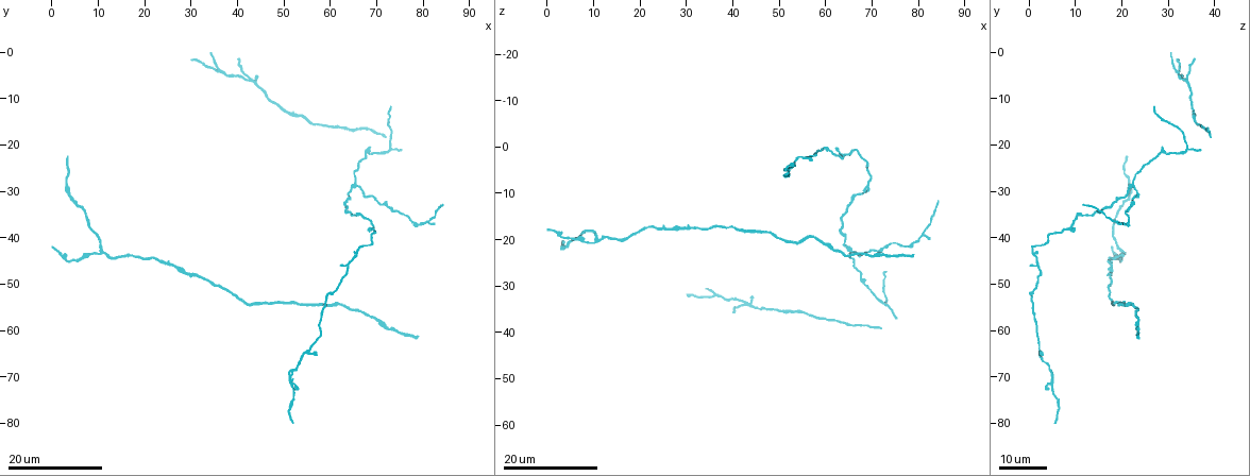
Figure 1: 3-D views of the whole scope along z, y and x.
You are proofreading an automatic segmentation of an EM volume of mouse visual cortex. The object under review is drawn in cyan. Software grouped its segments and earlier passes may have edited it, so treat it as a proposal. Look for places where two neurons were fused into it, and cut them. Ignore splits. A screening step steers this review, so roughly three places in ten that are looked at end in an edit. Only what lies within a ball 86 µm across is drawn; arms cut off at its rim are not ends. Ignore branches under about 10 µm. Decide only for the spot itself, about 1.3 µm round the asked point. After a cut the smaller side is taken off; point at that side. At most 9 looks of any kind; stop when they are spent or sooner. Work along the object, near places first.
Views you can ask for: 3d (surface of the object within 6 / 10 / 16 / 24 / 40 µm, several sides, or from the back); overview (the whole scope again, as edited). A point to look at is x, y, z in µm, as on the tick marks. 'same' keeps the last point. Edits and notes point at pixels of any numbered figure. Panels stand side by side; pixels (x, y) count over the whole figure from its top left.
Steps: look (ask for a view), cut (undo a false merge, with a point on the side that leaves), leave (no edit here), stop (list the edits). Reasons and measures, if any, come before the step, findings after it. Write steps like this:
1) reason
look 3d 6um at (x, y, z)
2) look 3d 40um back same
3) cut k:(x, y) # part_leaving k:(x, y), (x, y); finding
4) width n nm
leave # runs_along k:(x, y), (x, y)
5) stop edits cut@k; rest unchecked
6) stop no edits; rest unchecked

three-way junction
look 3d 24um at (65.0, 29.0, 22.5)

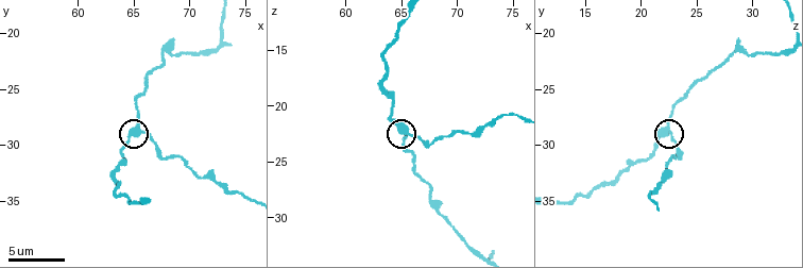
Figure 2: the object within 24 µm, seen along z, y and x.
zoom in
look 3d 6um at (65.6, 29.0, 22.2)

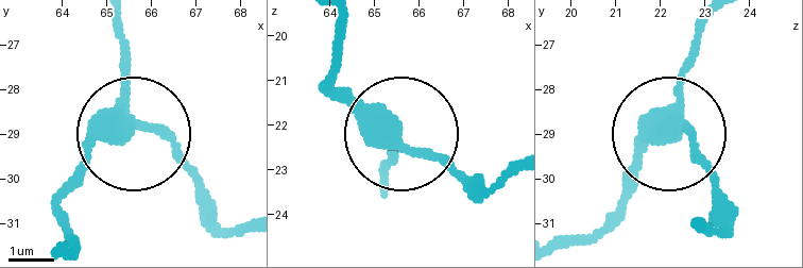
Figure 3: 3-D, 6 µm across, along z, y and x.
width 320 nm
leave # one neuron here

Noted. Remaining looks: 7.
look 3d 24um at (48.5, 11.0, 35.0)

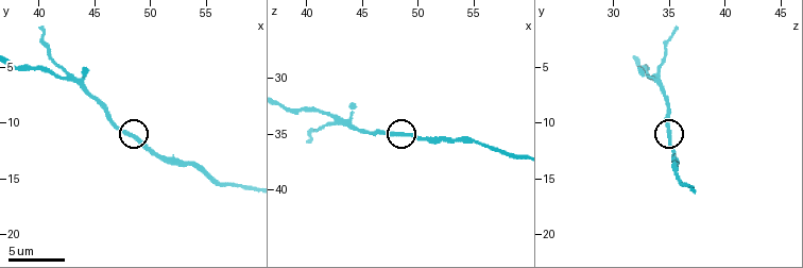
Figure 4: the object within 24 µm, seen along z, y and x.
zoom in
look 3d 10um at (48.8, 11.4, 35.2)

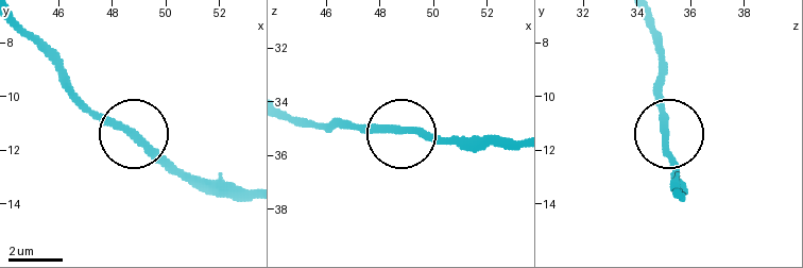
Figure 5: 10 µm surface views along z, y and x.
look 3d 6um at (48.9, 11.6, 35.1)

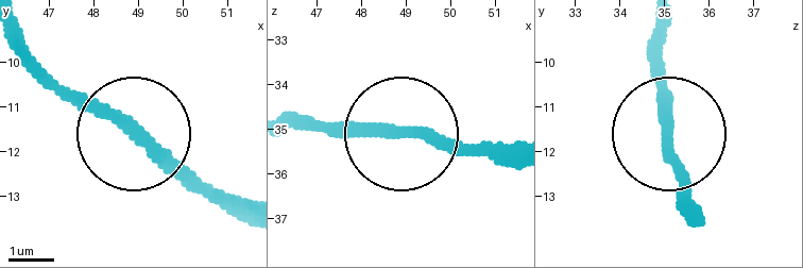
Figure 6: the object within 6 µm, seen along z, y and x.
leave # runs_along 6:(241, 218), (150, 141), (82, 111), (29, 65); one neuron here

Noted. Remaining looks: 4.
thick turns thin
look 3d 10um at (40.8, 5.2, 32.6)

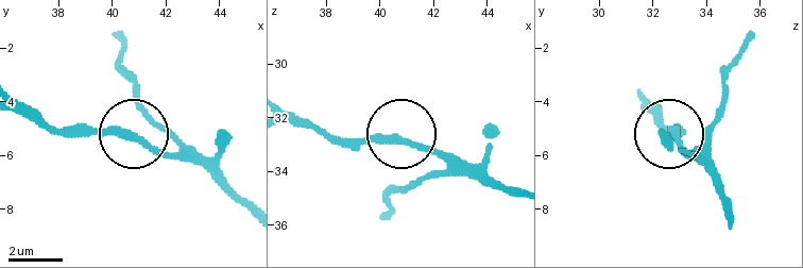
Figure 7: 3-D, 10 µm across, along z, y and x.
look 3d 10um back at (40.7, 5.3, 32.8)

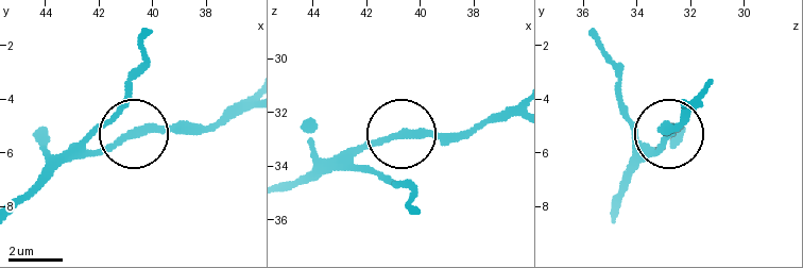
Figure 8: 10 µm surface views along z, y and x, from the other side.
leave # runs_along 8:(288, 187), (336, 157), (405, 133), (471, 133); one neuron here

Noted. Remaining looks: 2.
arms part here
look 3d 24um at (10.5, 42.5, 20.5)

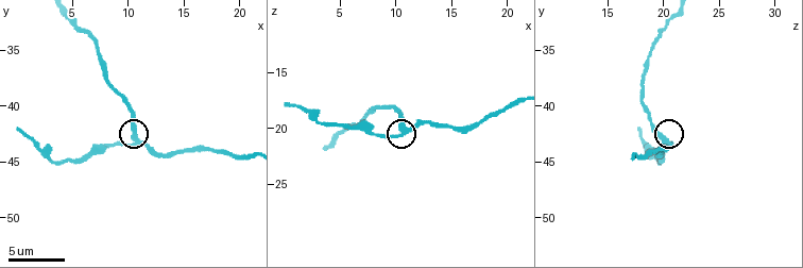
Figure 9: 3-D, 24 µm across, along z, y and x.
closer look
look 3d 6um at (11.0, 43.0, 20.2)

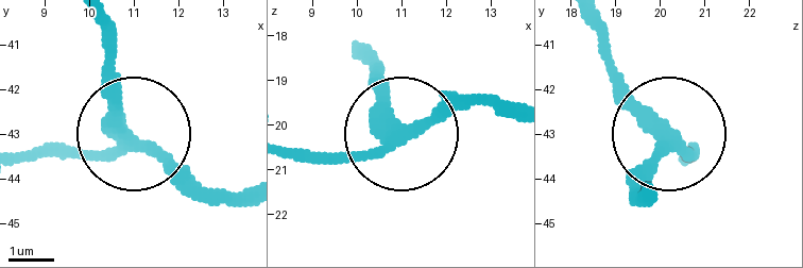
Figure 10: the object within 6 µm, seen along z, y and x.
arms 3
leave # one neuron here

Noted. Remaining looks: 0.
stop no edits; rest unchecked

